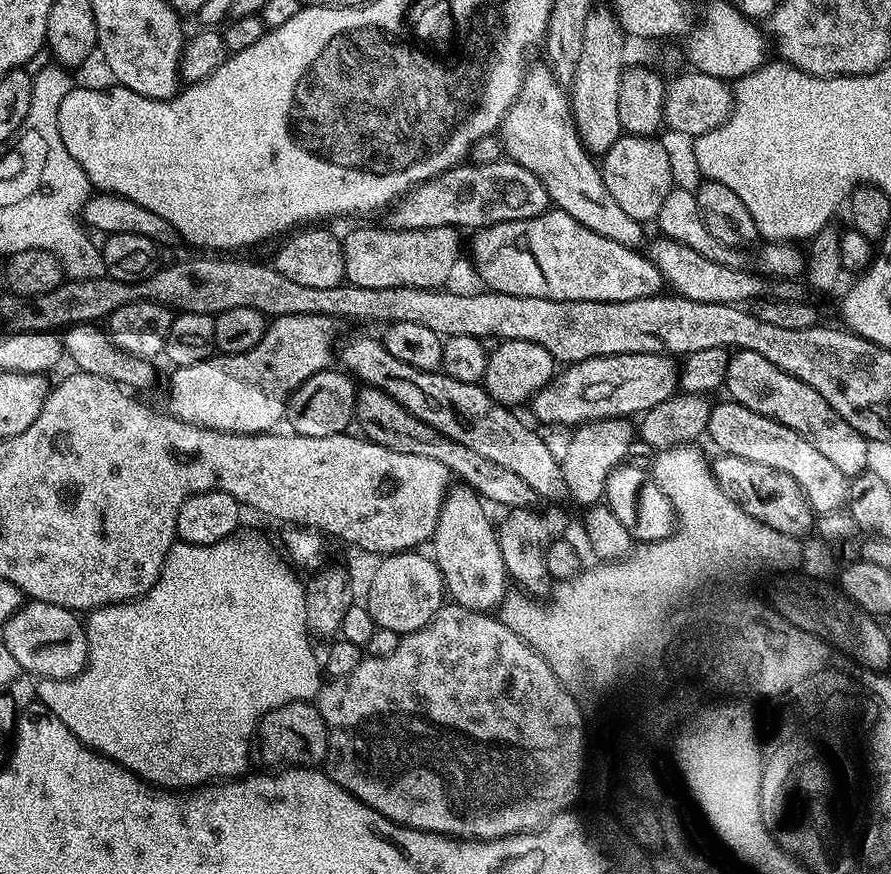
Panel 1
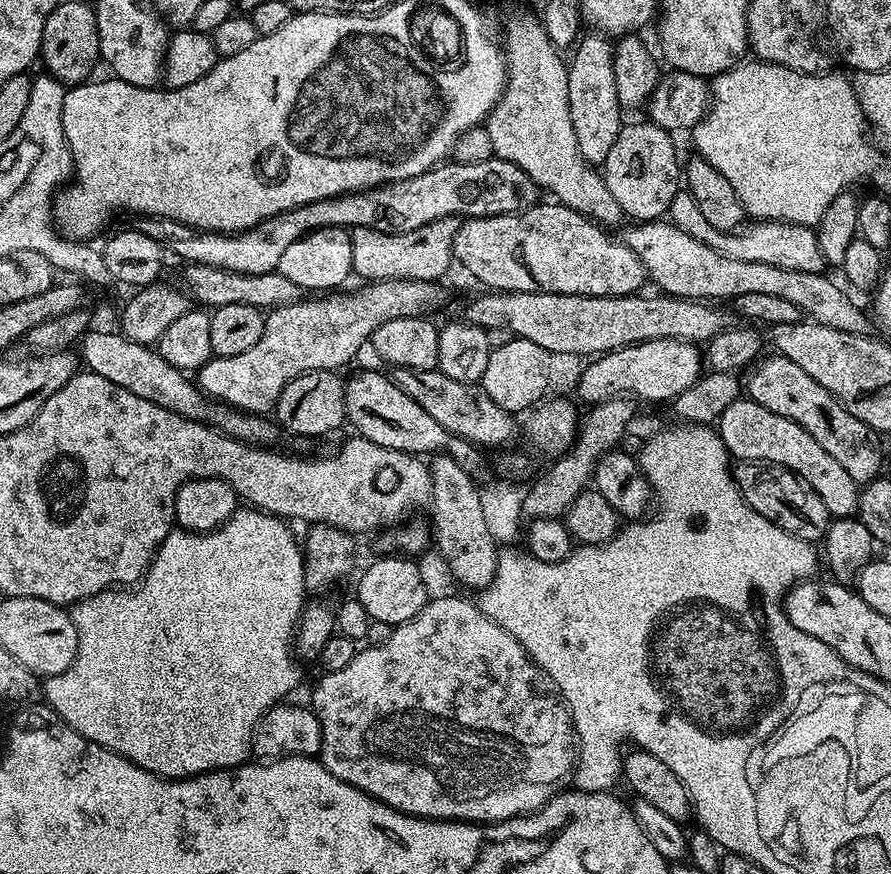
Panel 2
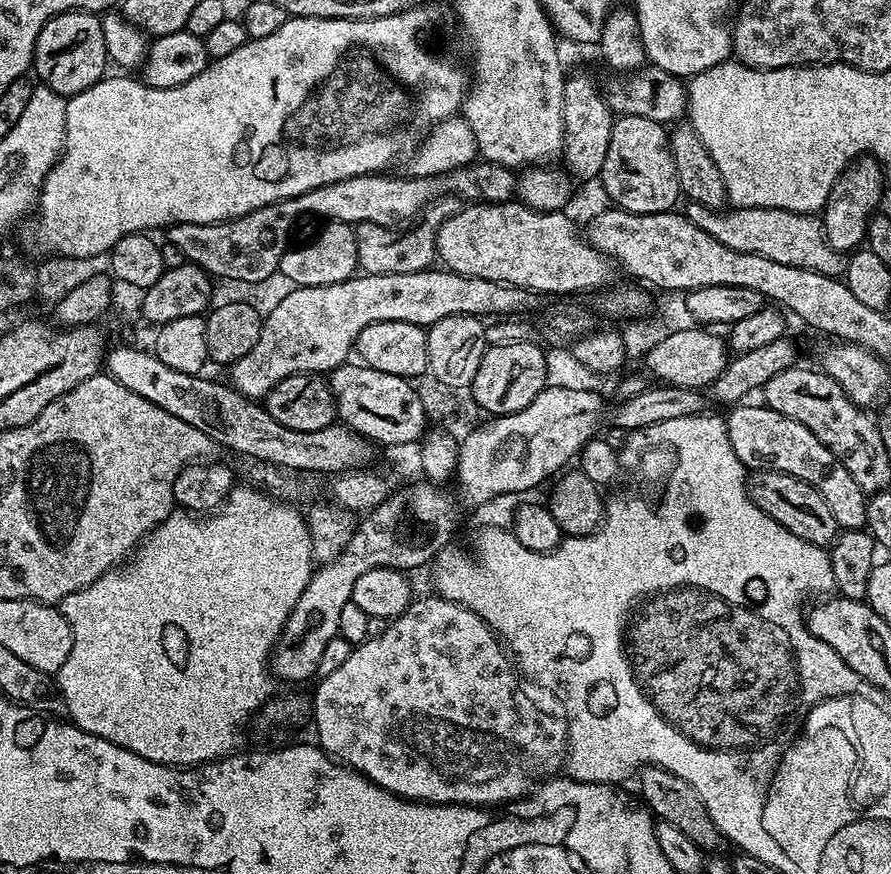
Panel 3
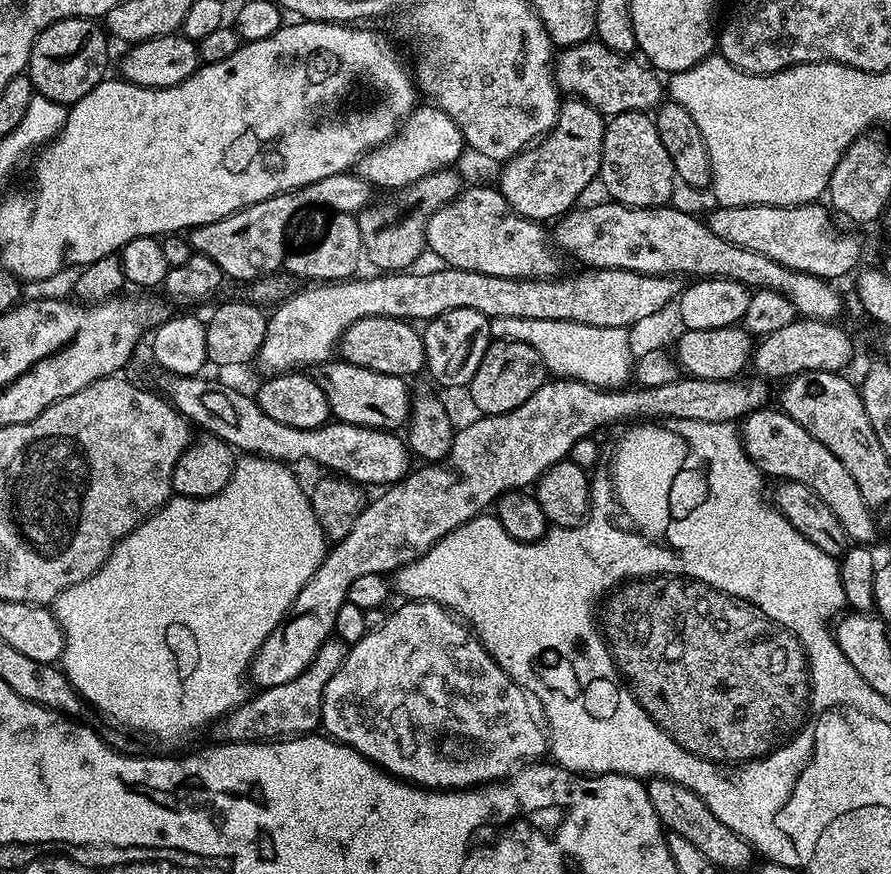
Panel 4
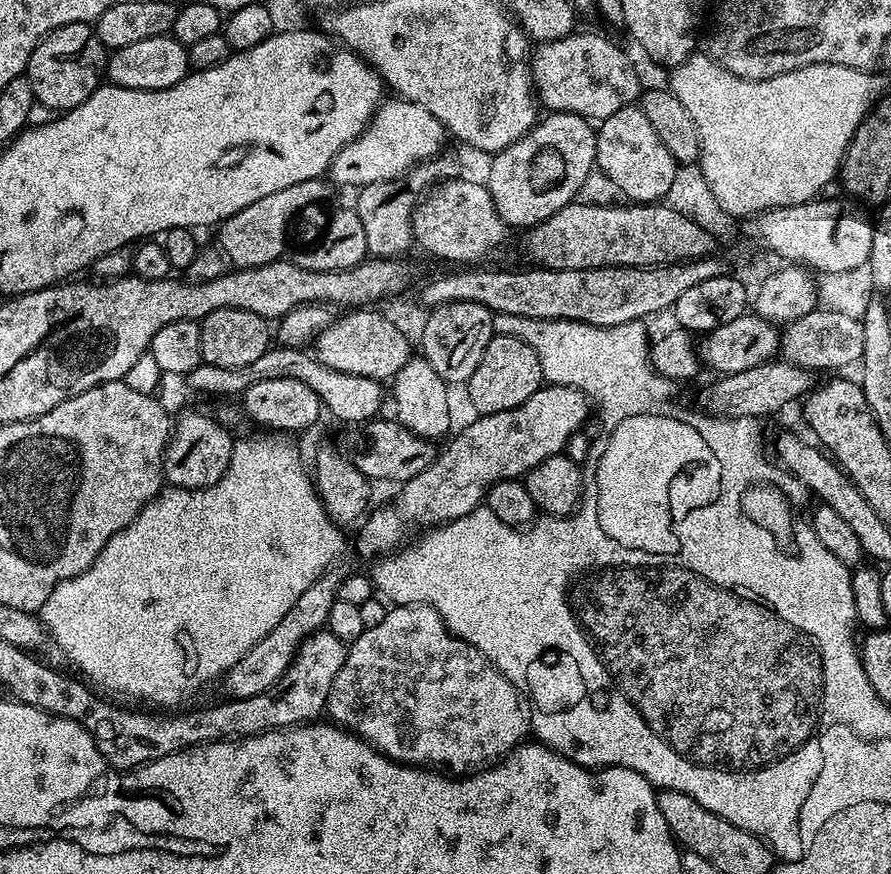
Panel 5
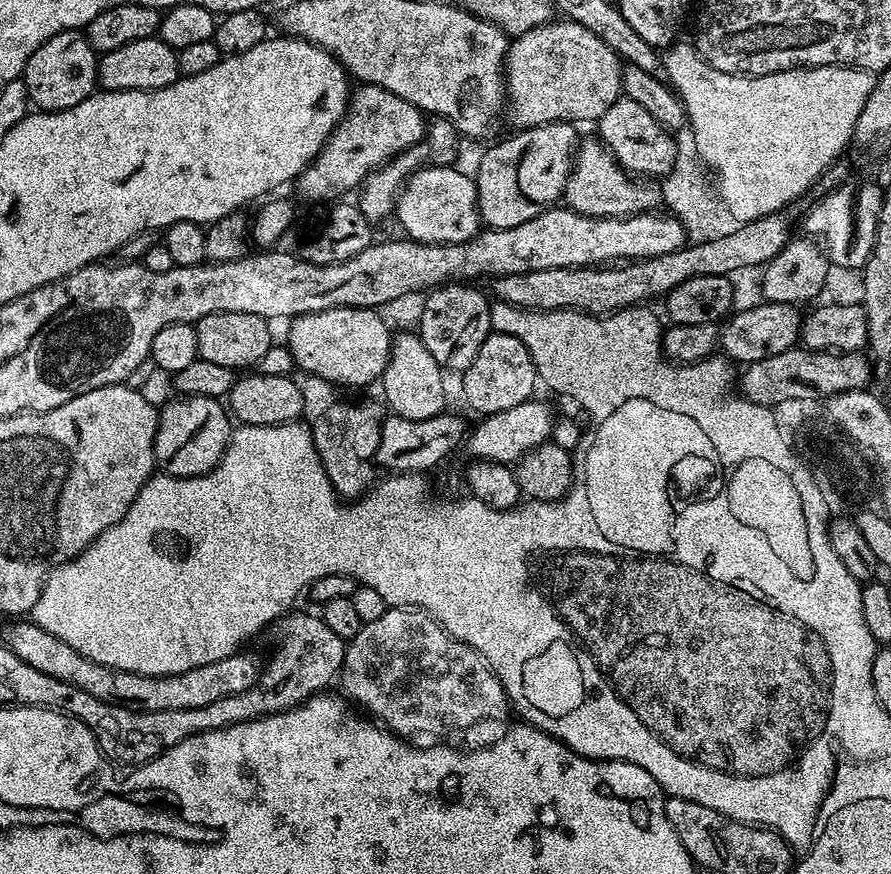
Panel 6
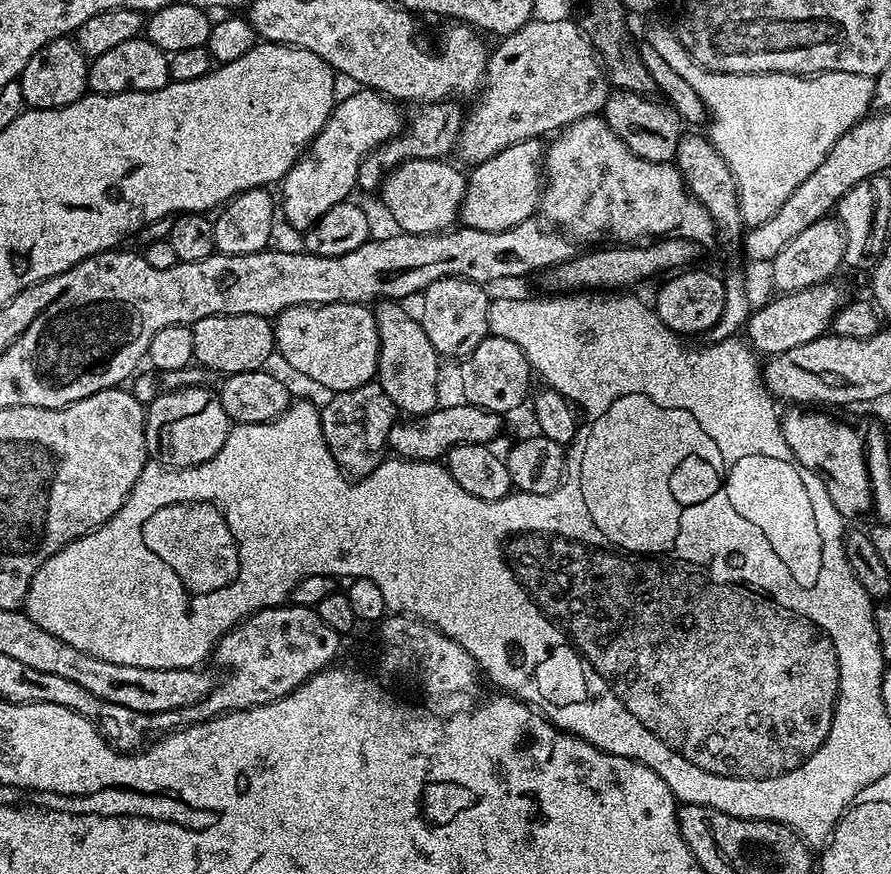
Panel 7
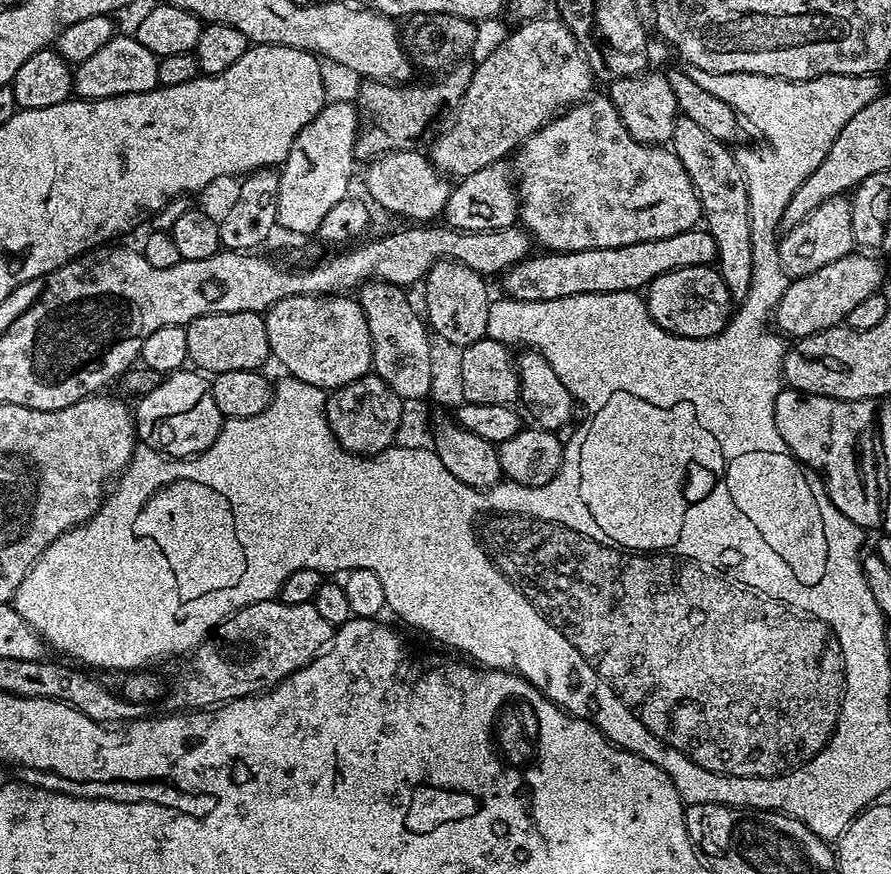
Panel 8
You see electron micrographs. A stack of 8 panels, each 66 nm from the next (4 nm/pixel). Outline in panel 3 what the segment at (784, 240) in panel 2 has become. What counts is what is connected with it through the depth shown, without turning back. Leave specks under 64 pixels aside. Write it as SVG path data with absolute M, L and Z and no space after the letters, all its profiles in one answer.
M689 203L686 215L694 226L706 230L710 238L718 238L722 246L730 246L730 250L738 250L742 254L762 254L762 258L770 258L774 262L782 262L782 266L798 266L806 270L814 270L818 274L839 277L844 271L845 257L836 252L827 242L824 225L815 215L777 208L734 208L717 210L701 204Z

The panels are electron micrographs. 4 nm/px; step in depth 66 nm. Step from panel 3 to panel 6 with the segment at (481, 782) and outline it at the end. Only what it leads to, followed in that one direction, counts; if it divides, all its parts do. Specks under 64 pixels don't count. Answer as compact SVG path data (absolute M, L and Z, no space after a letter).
M389 607L382 618L361 624L358 634L347 641L344 649L339 684L339 691L357 709L371 714L389 732L409 742L419 741L419 736L440 736L455 728L468 728L479 720L500 720L510 709L506 690L484 655L466 646L466 642L458 642L435 618L418 608Z

